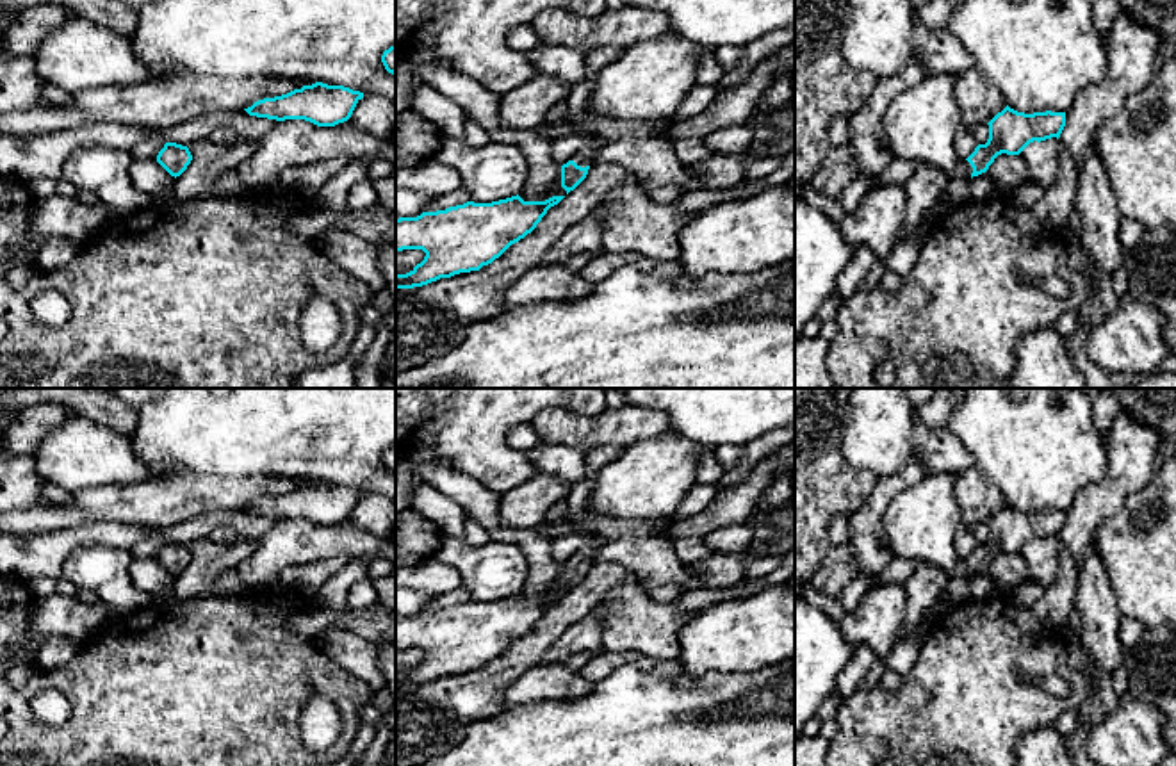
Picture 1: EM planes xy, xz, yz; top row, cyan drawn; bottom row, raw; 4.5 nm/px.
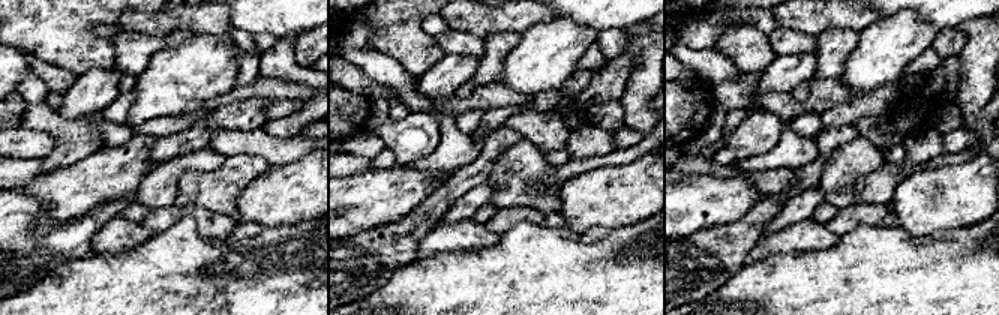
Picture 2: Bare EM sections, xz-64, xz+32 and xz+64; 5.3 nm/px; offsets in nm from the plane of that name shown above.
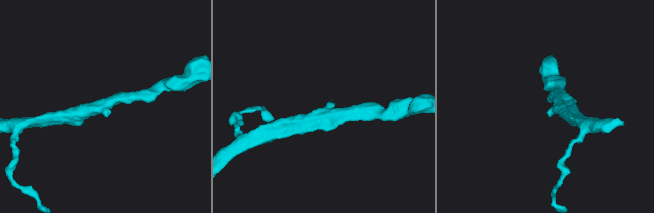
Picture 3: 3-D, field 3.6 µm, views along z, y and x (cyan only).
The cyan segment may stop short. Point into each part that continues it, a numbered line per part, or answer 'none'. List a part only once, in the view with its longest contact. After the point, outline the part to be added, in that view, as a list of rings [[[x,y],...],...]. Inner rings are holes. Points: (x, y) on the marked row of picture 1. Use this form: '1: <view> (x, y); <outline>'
1: yz (963, 171); [[[960,160],[946,176],[950,183],[966,182],[971,178],[973,167],[968,160]]]

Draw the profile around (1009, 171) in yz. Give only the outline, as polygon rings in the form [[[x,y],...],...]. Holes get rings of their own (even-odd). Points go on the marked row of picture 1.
[[[1001,153],[994,159],[985,173],[968,180],[968,191],[973,196],[984,196],[987,194],[992,182],[1005,189],[1012,189],[1030,183],[1032,175],[1021,155]]]

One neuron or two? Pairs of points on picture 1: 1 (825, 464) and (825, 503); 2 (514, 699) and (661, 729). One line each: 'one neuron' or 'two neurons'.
1: one neuron
2: two neurons

